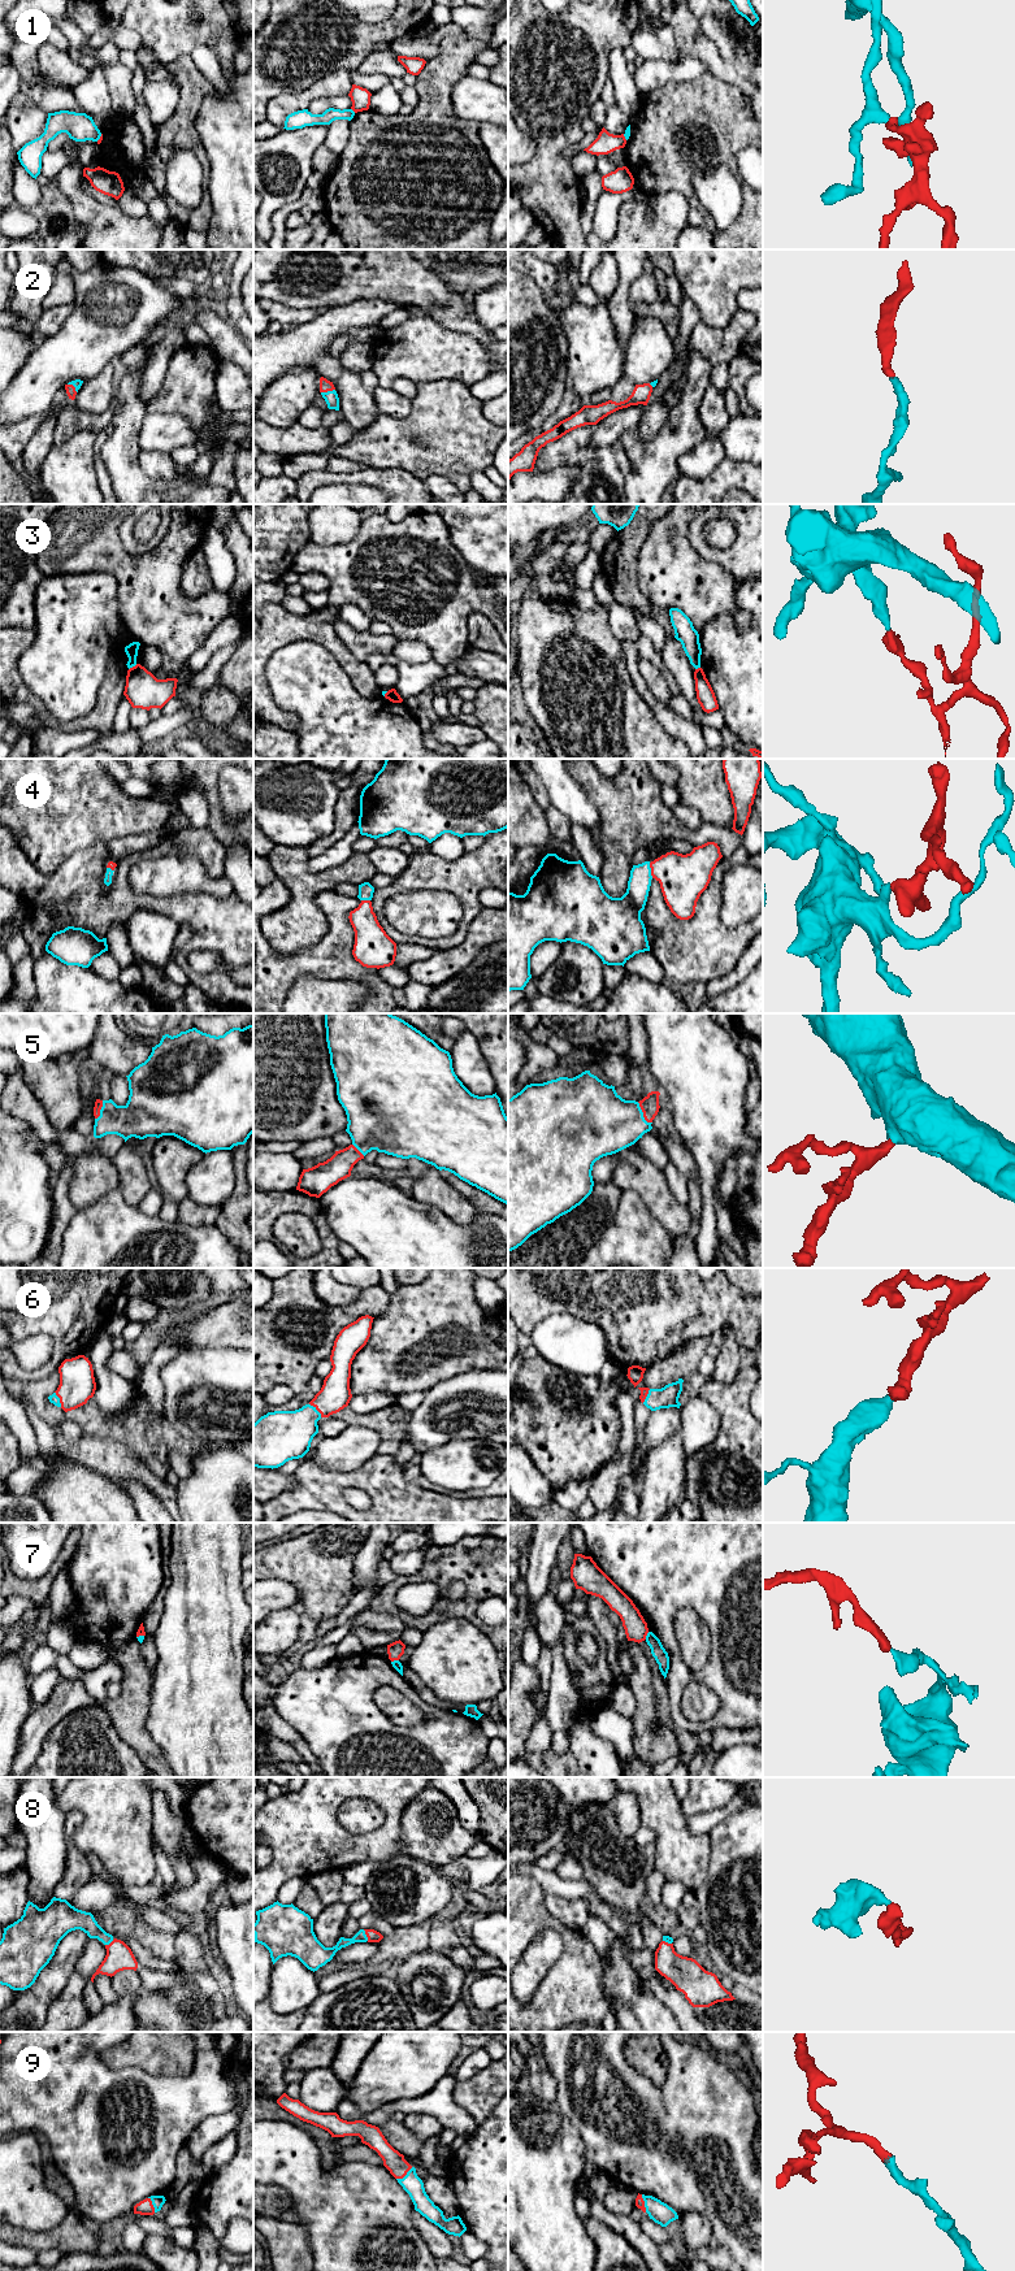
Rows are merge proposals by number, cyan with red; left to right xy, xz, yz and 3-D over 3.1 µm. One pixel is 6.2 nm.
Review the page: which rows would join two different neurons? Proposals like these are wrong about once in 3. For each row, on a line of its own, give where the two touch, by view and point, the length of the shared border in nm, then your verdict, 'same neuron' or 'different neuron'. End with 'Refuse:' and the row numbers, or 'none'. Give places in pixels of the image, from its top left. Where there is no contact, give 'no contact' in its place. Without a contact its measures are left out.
1: meets cyan in xz at (352, 111); contact 40 nm long; different neuron
2: meets cyan in xz at (328, 391); contact 90 nm long; same neuron
3: meets cyan in xy at (133, 665); contact 70 nm long; different neuron
4: meets cyan in yz at (650, 871); contact 100 nm long; same neuron
5: meets cyan in yz at (642, 1114); contact 160 nm long; same neuron
6: meets cyan in xz at (316, 1410); contact 120 nm long; same neuron
7: meets cyan in xz at (394, 1661); contact 50 nm long; different neuron
8: meets cyan in xz at (365, 1935); contact 80 nm long; same neuron
9: meets cyan in yz at (645, 2204); contact 120 nm long; same neuron
Refuse: 1, 3, 7

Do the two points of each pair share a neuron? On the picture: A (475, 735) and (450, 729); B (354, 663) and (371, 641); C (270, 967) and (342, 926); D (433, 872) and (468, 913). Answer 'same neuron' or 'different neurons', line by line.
A: same neuron
B: different neurons
C: same neuron
D: same neuron

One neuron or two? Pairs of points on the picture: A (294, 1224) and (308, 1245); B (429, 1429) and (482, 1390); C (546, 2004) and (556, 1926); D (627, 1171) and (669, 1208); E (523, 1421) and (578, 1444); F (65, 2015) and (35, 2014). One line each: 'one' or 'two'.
A: one
B: one
C: one
D: one
E: one
F: two

